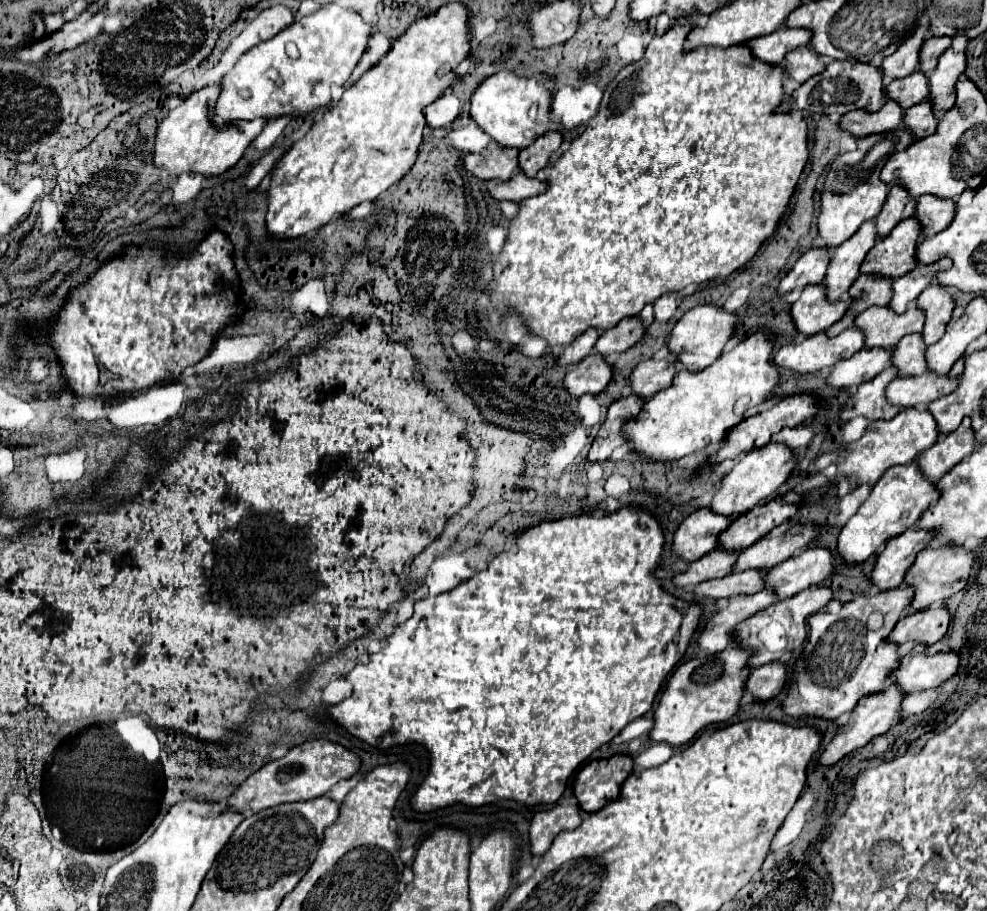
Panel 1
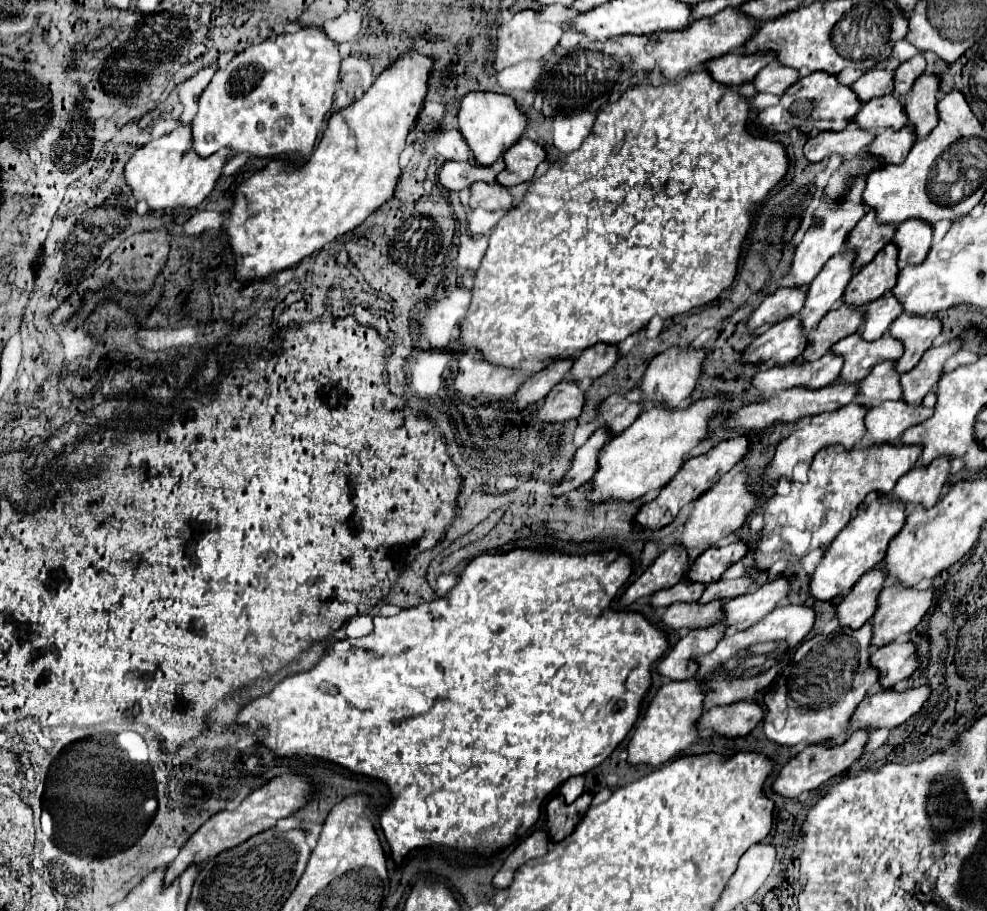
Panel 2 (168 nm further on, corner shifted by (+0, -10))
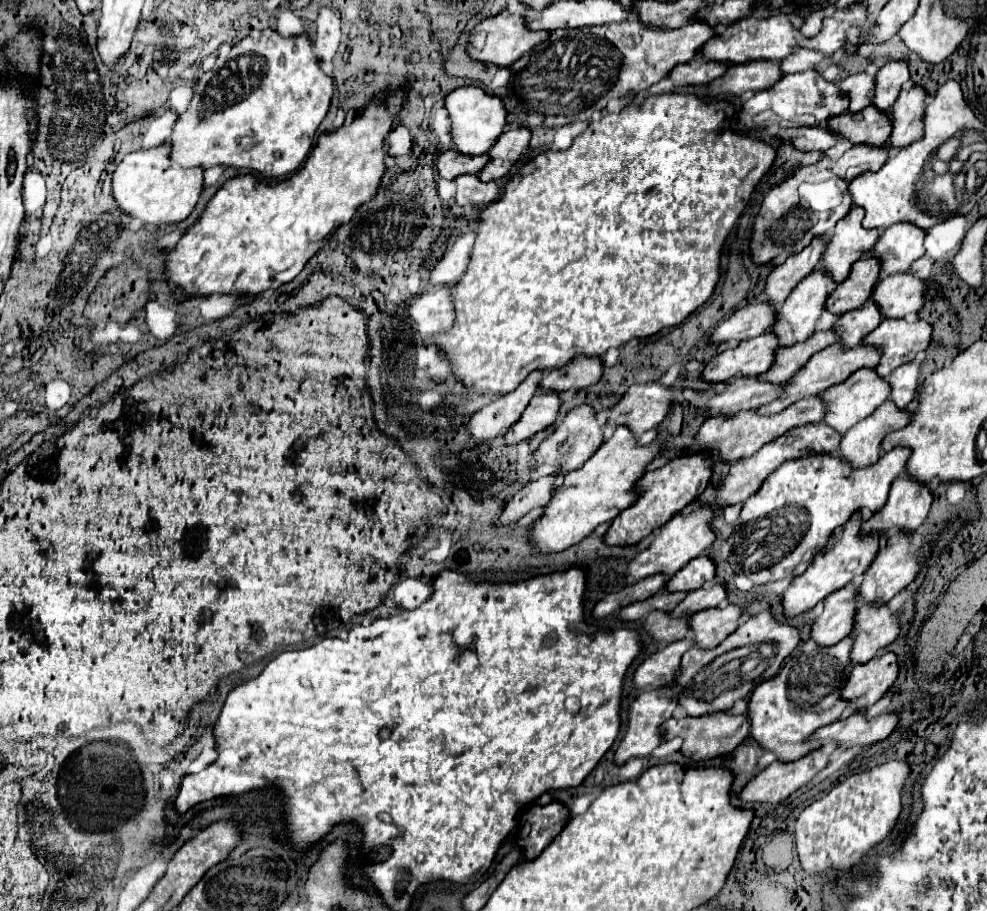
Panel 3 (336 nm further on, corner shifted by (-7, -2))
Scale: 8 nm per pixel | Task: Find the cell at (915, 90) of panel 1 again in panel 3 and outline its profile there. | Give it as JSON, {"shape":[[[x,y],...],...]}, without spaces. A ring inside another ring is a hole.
{"shape":[[[868,106],[860,112],[844,112],[828,120],[826,126],[852,146],[882,146],[888,140],[888,112],[874,110],[874,106]]]}

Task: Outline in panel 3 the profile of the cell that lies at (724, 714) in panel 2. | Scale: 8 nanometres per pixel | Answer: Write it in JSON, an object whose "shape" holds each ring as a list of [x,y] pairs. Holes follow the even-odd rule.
{"shape":[[[726,712],[720,714],[708,714],[704,718],[670,718],[662,726],[662,738],[670,740],[674,734],[684,738],[684,744],[680,748],[680,754],[688,758],[688,762],[704,762],[710,758],[726,756],[730,754],[738,744],[744,742],[748,736],[748,718],[746,714],[742,716],[728,716]]]}

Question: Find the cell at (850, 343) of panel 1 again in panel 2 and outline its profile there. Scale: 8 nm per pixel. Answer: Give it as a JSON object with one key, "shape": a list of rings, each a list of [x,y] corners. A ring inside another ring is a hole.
{"shape":[[[825,354],[815,362],[805,364],[775,364],[767,370],[761,370],[753,378],[753,386],[759,390],[761,396],[771,396],[775,392],[793,388],[793,386],[825,386],[839,378],[843,368],[843,356],[839,354]]]}

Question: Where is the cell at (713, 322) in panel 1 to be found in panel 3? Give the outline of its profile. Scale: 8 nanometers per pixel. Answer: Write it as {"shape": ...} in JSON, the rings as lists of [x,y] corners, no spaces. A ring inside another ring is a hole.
{"shape":[[[658,382],[630,386],[622,400],[610,410],[606,424],[626,426],[638,438],[666,418],[674,392],[674,388]]]}

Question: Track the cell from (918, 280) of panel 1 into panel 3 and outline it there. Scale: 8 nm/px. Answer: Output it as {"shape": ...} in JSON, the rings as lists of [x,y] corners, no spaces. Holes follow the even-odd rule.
{"shape":[[[866,302],[862,308],[850,310],[836,318],[832,330],[836,328],[840,334],[840,344],[848,348],[856,348],[860,344],[860,338],[868,336],[876,326],[880,324],[880,314],[876,312],[876,306]]]}

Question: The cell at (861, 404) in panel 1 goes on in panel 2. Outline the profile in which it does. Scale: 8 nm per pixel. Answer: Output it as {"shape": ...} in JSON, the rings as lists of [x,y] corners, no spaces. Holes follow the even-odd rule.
{"shape":[[[847,404],[839,410],[833,410],[833,412],[825,412],[825,414],[819,414],[817,418],[813,418],[813,422],[809,426],[803,426],[799,430],[795,430],[793,434],[789,434],[785,440],[779,442],[777,446],[777,452],[775,452],[775,458],[773,462],[765,468],[763,472],[763,478],[767,480],[775,480],[775,478],[781,478],[781,476],[787,476],[791,478],[791,472],[793,472],[793,466],[797,462],[811,462],[813,456],[825,448],[825,446],[831,446],[831,444],[843,444],[845,448],[851,448],[855,444],[861,444],[863,440],[863,434],[865,434],[865,414],[867,414],[867,408],[861,406],[861,404]]]}

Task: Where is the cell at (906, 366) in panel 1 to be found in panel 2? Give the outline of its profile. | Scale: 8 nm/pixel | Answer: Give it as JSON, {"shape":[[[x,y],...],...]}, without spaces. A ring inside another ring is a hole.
{"shape":[[[885,360],[877,364],[867,378],[861,380],[859,384],[859,404],[865,404],[869,408],[877,406],[877,402],[883,400],[899,400],[903,394],[901,388],[901,374],[895,368],[895,360]]]}

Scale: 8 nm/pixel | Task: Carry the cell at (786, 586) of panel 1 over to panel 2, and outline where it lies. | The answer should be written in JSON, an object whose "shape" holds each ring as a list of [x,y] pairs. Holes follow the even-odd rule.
{"shape":[[[777,576],[773,582],[767,582],[753,592],[731,598],[729,602],[725,602],[727,628],[743,630],[753,626],[755,622],[771,614],[773,608],[777,608],[777,604],[789,596],[789,592],[791,592],[789,578]]]}

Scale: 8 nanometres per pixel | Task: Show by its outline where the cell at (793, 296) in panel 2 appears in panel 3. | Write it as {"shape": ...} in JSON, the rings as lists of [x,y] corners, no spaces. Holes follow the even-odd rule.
{"shape":[[[764,300],[756,306],[744,306],[736,310],[728,320],[718,324],[708,342],[710,344],[726,344],[726,342],[742,342],[754,336],[764,334],[768,326],[772,326],[772,306],[764,306]]]}

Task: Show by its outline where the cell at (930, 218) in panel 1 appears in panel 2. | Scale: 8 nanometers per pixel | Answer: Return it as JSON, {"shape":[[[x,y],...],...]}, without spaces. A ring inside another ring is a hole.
{"shape":[[[909,218],[897,226],[893,242],[899,246],[899,266],[921,264],[931,250],[933,224]]]}

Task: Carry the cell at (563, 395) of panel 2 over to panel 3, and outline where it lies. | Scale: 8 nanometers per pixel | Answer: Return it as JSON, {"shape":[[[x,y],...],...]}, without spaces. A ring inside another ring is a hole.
{"shape":[[[534,394],[534,398],[528,404],[528,410],[524,410],[522,418],[516,424],[512,424],[504,434],[506,444],[514,446],[522,440],[532,438],[536,432],[546,430],[558,416],[558,408],[560,408],[558,394]]]}

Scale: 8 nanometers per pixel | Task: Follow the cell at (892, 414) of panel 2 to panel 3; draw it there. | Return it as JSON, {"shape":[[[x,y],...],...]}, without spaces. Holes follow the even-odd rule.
{"shape":[[[892,400],[882,402],[870,416],[860,420],[840,442],[840,458],[852,468],[864,468],[880,458],[880,442],[886,434],[904,428],[908,422],[904,410],[896,410]]]}

